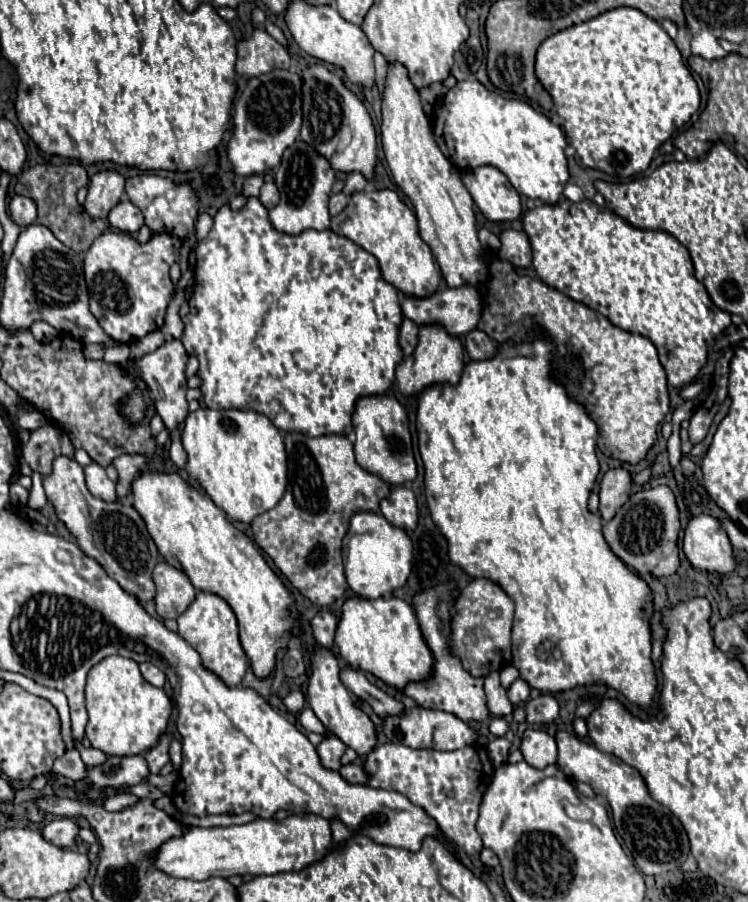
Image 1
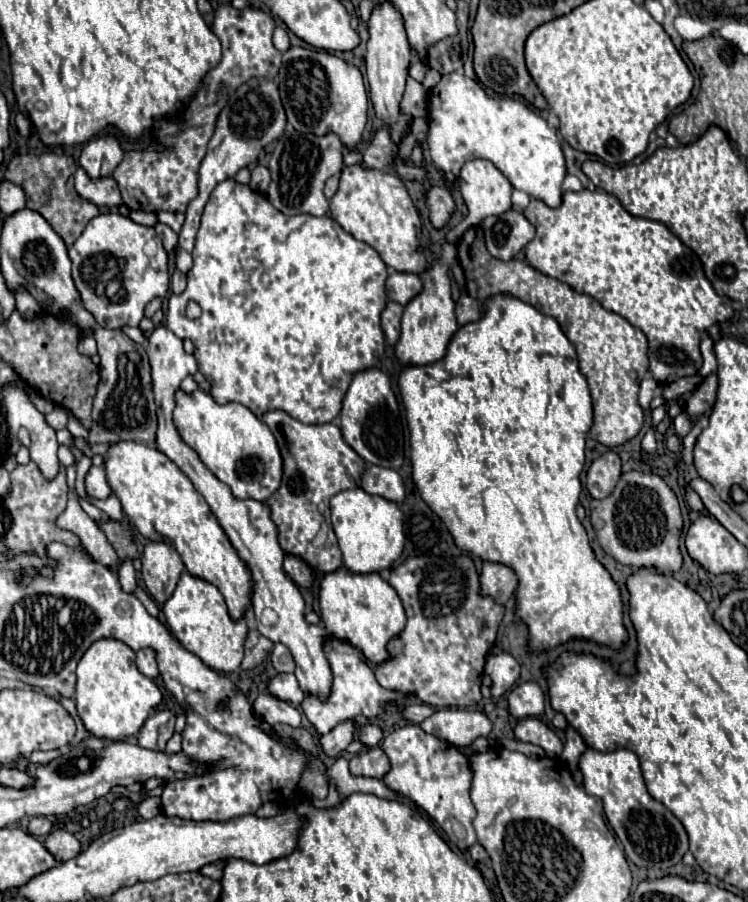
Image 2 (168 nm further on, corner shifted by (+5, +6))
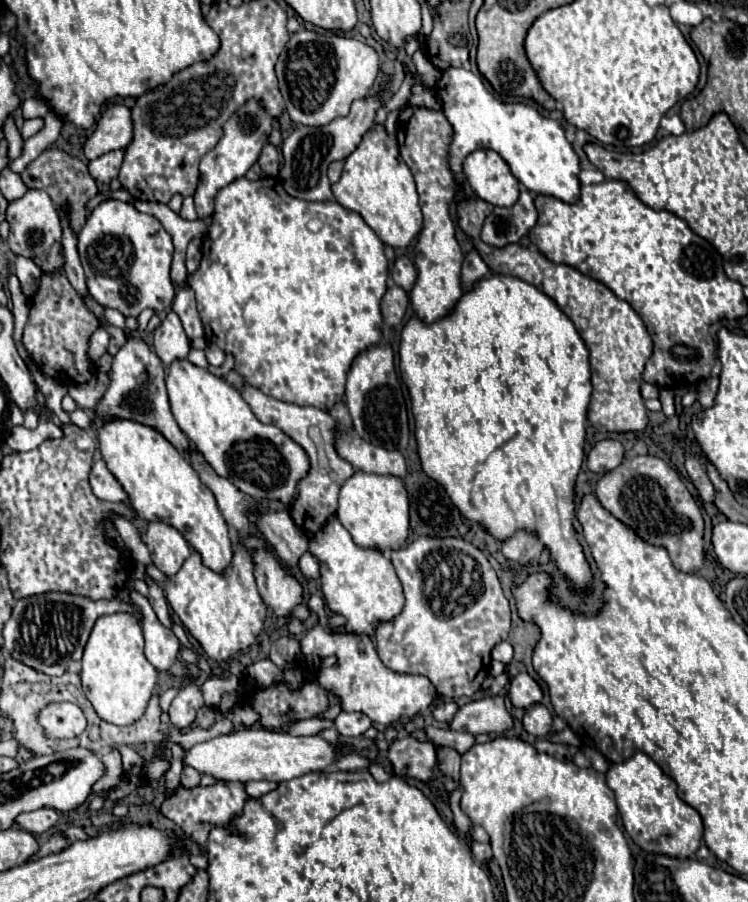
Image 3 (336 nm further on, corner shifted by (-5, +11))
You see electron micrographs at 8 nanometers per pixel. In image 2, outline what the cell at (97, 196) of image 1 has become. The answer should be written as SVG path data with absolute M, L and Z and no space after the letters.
M114 135L92 139L84 145L80 153L80 167L86 169L90 177L106 177L112 175L116 165L122 161L122 147Z

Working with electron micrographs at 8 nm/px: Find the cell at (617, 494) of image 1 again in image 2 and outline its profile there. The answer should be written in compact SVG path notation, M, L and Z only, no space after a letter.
M614 451L602 453L586 473L586 487L594 499L604 499L620 479L620 457Z

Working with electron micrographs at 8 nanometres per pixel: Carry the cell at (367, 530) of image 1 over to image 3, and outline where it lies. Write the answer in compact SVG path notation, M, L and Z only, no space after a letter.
M356 472L340 488L336 518L352 534L354 542L362 548L378 548L378 552L390 552L402 548L408 538L408 494L404 482L396 476L378 476Z

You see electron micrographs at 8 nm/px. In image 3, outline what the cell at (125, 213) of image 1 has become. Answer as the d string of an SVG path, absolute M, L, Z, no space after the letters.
M116 150L116 152L108 152L108 154L104 154L104 156L96 158L96 160L90 160L88 162L90 176L96 182L110 184L118 176L118 168L122 166L122 156L124 156L124 152Z

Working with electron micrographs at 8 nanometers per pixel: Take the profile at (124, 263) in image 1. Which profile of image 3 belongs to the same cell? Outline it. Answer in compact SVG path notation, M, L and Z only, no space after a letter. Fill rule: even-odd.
M120 200L102 202L90 212L86 226L78 234L78 252L88 290L102 306L120 310L124 316L138 316L144 308L164 314L172 306L176 296L170 280L174 246L170 234L154 216L142 214ZM122 272L126 272L124 280Z

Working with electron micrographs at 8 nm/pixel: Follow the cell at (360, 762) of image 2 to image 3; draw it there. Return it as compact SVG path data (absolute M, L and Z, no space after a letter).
M406 736L402 740L394 740L388 746L388 754L386 754L386 762L390 764L392 774L428 782L434 790L438 790L442 800L448 802L448 796L444 792L440 792L438 782L434 782L434 776L432 776L434 760L436 760L434 746L428 742L418 742L410 736Z

